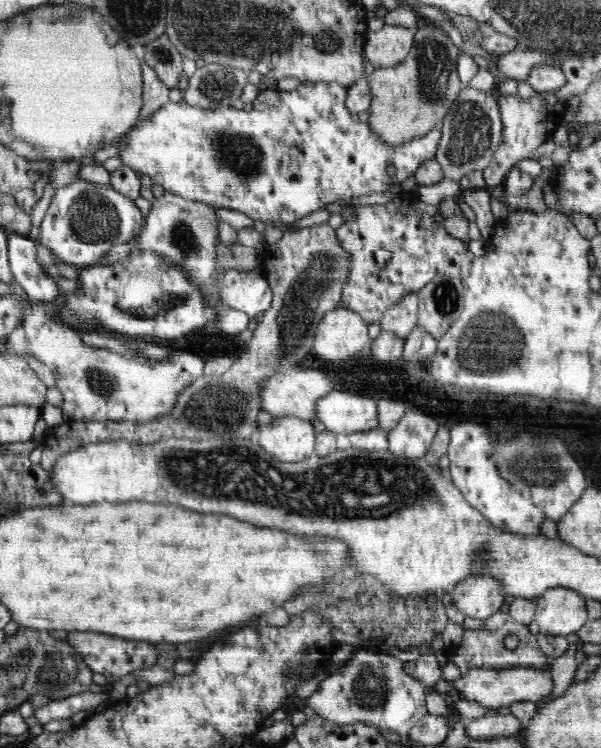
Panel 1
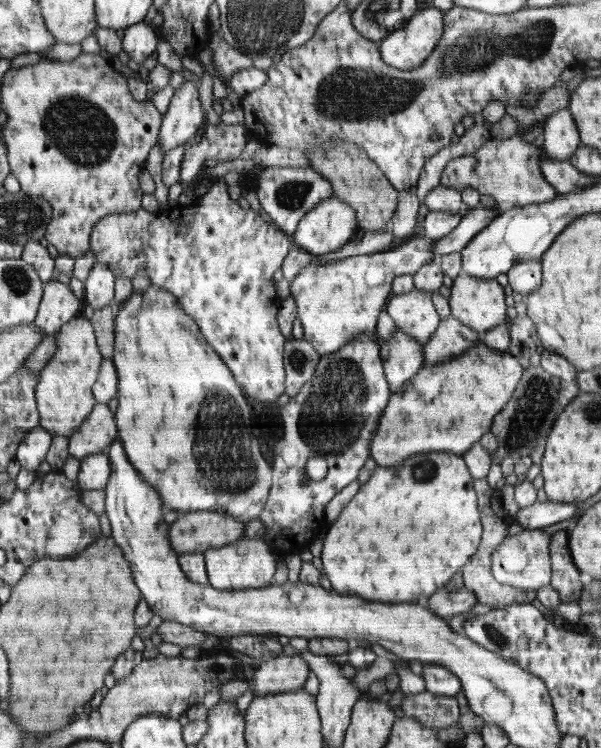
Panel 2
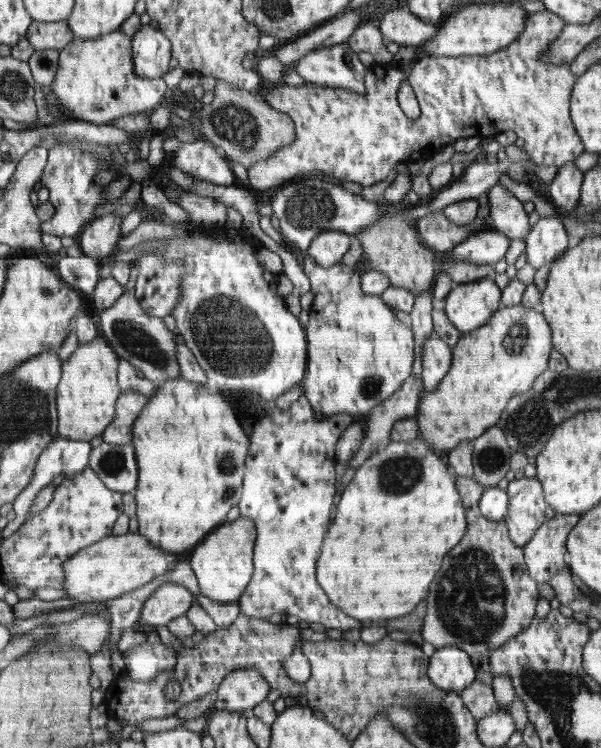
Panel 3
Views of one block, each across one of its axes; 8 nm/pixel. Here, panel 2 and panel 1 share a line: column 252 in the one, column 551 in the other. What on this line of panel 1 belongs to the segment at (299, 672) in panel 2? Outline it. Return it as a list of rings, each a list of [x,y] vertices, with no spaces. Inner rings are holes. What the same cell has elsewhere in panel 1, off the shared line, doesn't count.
[[[514,667],[513,669],[480,669],[472,668],[461,675],[454,688],[464,694],[466,700],[476,700],[484,708],[498,709],[501,706],[510,706],[513,702],[535,702],[538,703],[542,698],[550,696],[554,683],[550,677],[549,669]]]

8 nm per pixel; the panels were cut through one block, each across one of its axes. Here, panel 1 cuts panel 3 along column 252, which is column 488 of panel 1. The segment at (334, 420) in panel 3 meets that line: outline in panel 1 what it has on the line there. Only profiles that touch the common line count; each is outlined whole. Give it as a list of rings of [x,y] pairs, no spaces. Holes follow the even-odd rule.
[[[458,423],[449,429],[447,456],[453,485],[464,495],[468,504],[479,510],[492,526],[507,531],[508,534],[540,535],[540,524],[546,520],[540,508],[529,504],[529,500],[512,492],[497,476],[496,465],[492,460],[492,448],[489,439],[492,434],[482,424]],[[487,576],[466,578],[451,595],[454,606],[463,615],[482,621],[499,612],[505,601],[500,585]]]

